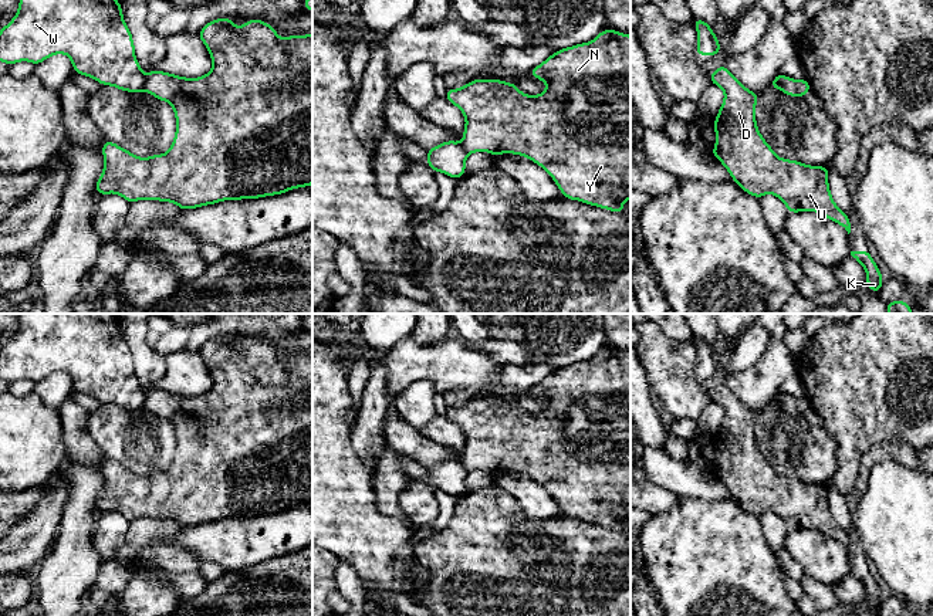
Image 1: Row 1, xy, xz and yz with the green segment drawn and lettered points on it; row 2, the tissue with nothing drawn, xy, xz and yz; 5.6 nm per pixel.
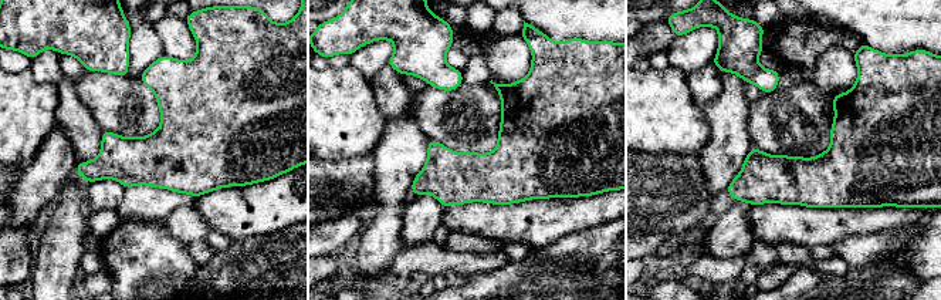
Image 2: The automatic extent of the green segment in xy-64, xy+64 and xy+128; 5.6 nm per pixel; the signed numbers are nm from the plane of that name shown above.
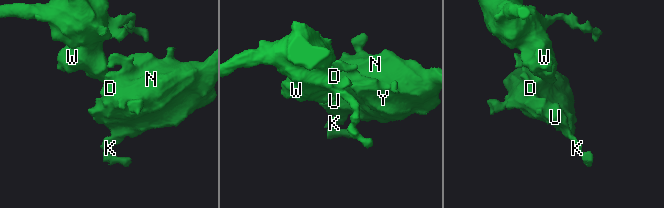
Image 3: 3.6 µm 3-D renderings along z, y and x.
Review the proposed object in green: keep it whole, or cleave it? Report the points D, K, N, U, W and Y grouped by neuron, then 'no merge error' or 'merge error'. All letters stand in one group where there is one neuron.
groups D K N U Y / W; merge error

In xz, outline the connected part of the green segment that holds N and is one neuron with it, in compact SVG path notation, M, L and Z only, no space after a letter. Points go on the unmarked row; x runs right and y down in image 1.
M612 346L602 348L596 356L589 361L581 361L555 369L540 383L534 385L530 392L545 400L547 407L542 412L525 413L515 402L487 396L477 396L459 407L447 407L446 417L456 423L463 430L466 437L462 464L467 468L467 471L489 470L496 475L501 471L524 474L541 484L552 495L564 515L569 518L579 518L589 524L596 524L615 531L623 531L623 519L631 517L631 353L618 351Z

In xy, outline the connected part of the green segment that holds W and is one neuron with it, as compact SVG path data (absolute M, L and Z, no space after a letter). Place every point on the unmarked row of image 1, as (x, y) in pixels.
M20 314L16 334L0 346L0 379L7 383L20 379L38 383L54 372L68 373L74 390L91 395L101 403L126 410L143 409L146 393L135 375L122 322L114 314Z

